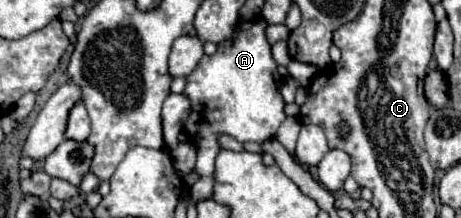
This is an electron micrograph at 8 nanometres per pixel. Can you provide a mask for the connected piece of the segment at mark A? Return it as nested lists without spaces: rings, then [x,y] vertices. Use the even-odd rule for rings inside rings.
[[[262,18],[240,22],[232,38],[218,44],[218,52],[214,56],[204,56],[198,68],[188,76],[184,94],[192,102],[192,114],[186,120],[184,130],[196,142],[198,162],[194,170],[202,176],[190,190],[194,202],[212,198],[214,158],[220,150],[216,144],[218,132],[230,134],[238,142],[266,142],[276,136],[278,126],[286,118],[286,102],[280,94],[280,82],[276,82],[274,78],[278,70],[270,54],[270,44],[266,40],[264,28],[266,20]]]

